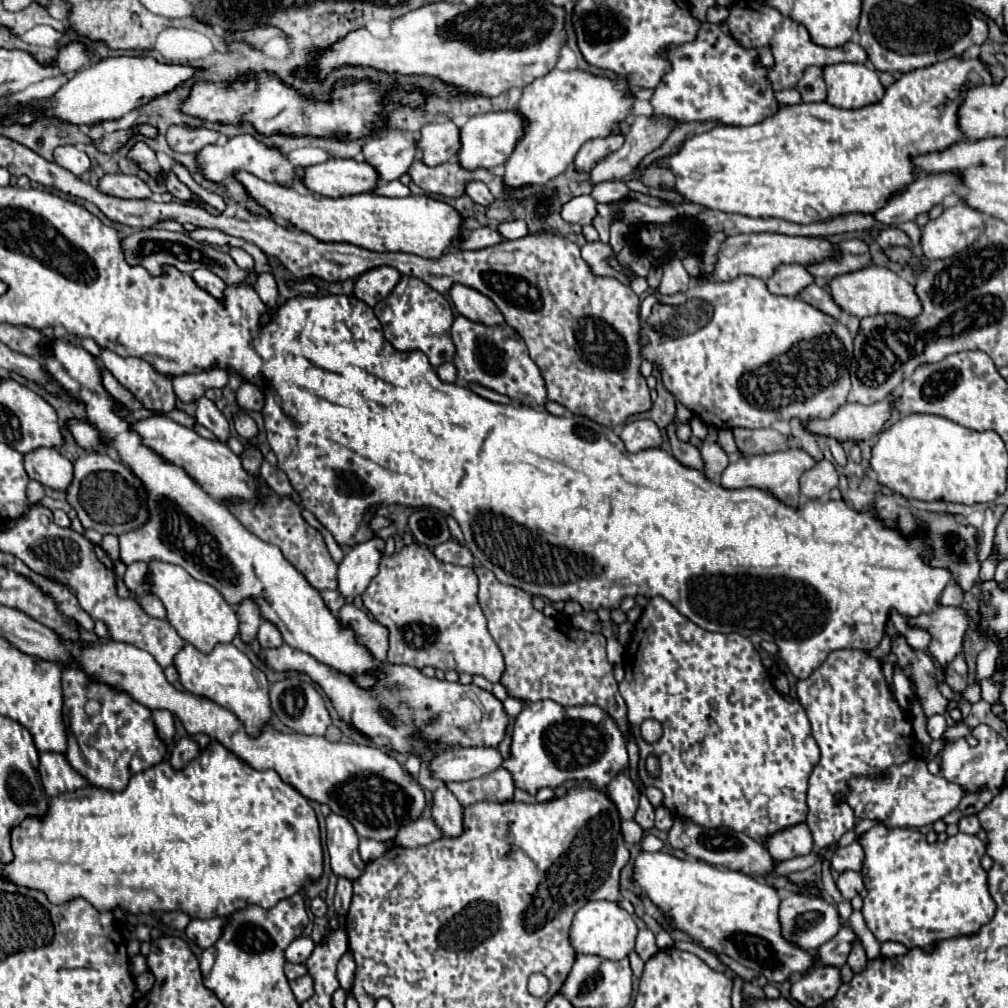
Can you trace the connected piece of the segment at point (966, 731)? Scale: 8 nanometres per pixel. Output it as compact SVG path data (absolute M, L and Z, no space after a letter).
M959 723L959 725L949 727L949 729L945 731L945 735L943 735L943 737L945 737L945 739L949 739L949 741L955 741L955 739L959 739L961 737L966 738L967 742L972 747L975 747L978 744L978 741L971 735L971 729L969 729L965 723Z

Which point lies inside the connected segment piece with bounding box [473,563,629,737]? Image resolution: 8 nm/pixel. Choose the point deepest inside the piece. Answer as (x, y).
(544, 659)

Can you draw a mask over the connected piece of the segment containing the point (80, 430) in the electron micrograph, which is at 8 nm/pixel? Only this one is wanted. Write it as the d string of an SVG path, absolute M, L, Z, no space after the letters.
M69 421L69 429L75 437L75 441L83 447L83 449L91 449L93 445L103 445L99 439L99 433L87 423L87 421Z

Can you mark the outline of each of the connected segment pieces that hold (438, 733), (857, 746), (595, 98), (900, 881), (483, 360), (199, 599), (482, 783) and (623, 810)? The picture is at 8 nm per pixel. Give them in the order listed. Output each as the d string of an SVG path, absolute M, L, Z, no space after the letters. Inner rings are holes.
M281 645L277 649L263 649L261 659L267 661L267 665L275 671L303 671L307 673L315 683L321 685L321 689L327 693L339 715L357 731L363 735L369 735L371 741L377 747L391 747L399 753L409 753L413 749L423 747L423 741L417 741L413 733L419 729L425 739L435 739L441 745L461 745L461 747L497 747L507 731L509 717L503 709L503 703L489 691L469 683L451 683L447 679L437 677L425 677L419 669L413 669L409 665L381 665L381 671L377 673L377 685L371 691L359 689L347 675L315 661L311 655L293 649L289 645ZM459 699L473 699L477 703L479 713L475 711L467 713L471 717L465 717L465 709L459 707Z
M857 649L833 651L827 657L827 661L821 667L817 667L807 679L799 679L795 683L795 691L797 691L801 707L805 709L811 721L813 737L821 749L821 759L813 767L811 777L809 777L807 825L813 833L815 845L823 849L827 845L837 843L843 833L855 827L855 817L853 817L851 807L847 803L835 805L835 799L847 793L847 779L859 777L859 775L879 775L891 765L901 765L909 761L913 757L915 735L913 735L911 723L905 719L897 701L891 697L891 689L885 685L881 661L865 655L865 651L857 651Z
M553 69L523 89L523 99L517 109L525 115L527 127L503 173L503 181L511 189L545 185L549 179L561 175L585 141L607 137L619 129L633 109L633 99L629 91L615 89L615 81L611 79L595 77L579 69Z
M883 825L871 827L859 843L865 849L863 863L863 881L867 887L867 897L863 899L863 917L871 933L879 943L895 941L905 947L921 947L929 949L935 941L943 941L949 937L975 935L979 929L989 923L995 915L995 901L987 889L987 873L981 867L981 857L985 855L985 843L975 835L957 833L947 841L927 843L923 833L917 829L885 829Z
M457 315L451 327L451 337L457 347L453 363L457 367L459 379L479 383L487 389L507 395L511 401L517 401L533 409L545 407L547 393L545 393L545 381L541 377L541 371L537 369L535 361L529 357L529 351L525 349L521 337L509 325L485 327L481 323L473 323Z
M159 561L151 563L149 583L151 583L151 593L155 593L167 609L167 621L187 643L191 643L201 653L211 653L215 645L231 643L235 635L239 635L239 619L235 609L225 603L225 599L221 597L221 593L217 593L217 589L205 585L203 581L195 581L179 565L169 565Z
M497 769L485 777L473 781L451 781L447 785L463 807L477 801L511 801L513 799L513 775L507 769Z
M623 773L617 775L607 787L607 795L615 801L623 819L635 819L635 811L639 805L639 791L629 779L629 775Z

